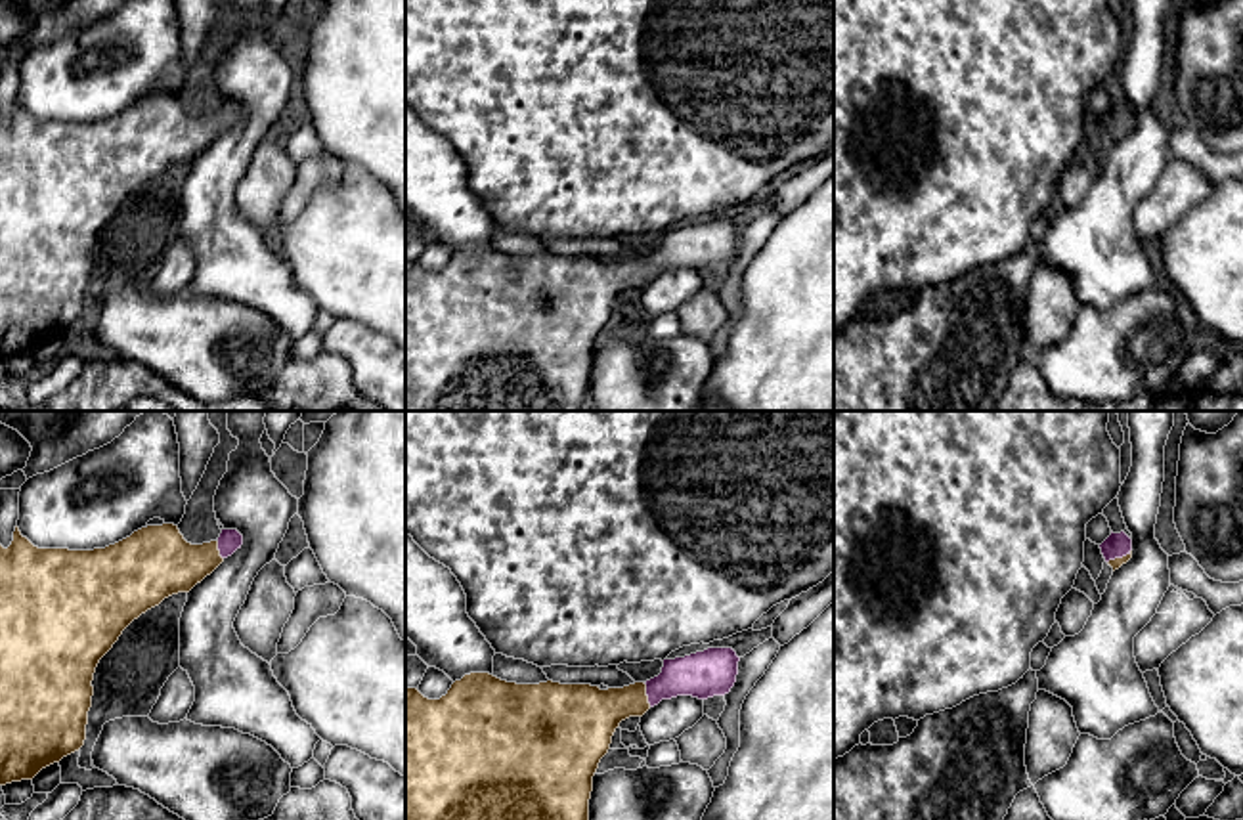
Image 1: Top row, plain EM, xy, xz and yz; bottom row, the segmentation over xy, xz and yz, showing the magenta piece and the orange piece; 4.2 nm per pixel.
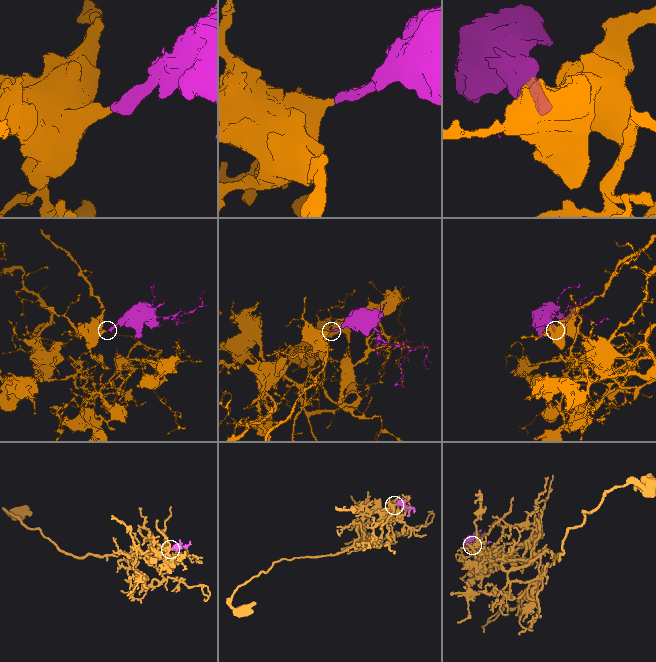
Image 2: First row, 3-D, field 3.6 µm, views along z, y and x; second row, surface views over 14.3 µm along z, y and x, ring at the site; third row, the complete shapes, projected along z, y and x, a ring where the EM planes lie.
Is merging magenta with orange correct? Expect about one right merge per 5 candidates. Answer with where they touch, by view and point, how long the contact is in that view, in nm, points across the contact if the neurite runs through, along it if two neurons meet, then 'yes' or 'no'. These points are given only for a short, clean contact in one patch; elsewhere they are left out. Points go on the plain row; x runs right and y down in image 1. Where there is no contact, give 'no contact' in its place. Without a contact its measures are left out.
xz (647, 266) | 110 nm | across xz (702, 247), (677, 249), (647, 266), (591, 287) | yes

